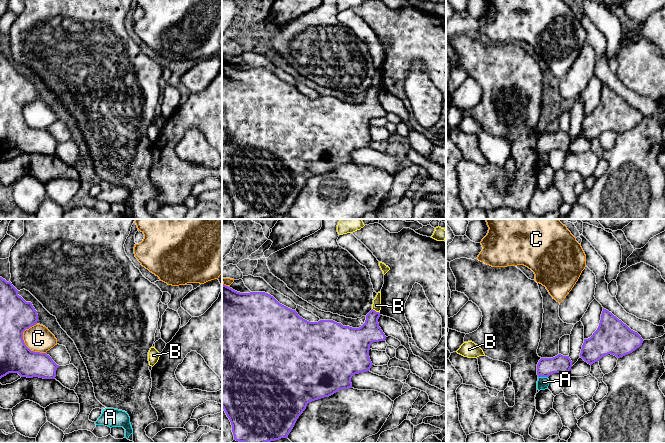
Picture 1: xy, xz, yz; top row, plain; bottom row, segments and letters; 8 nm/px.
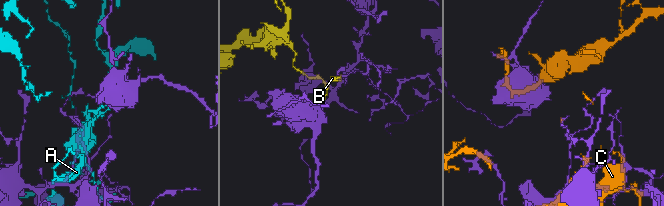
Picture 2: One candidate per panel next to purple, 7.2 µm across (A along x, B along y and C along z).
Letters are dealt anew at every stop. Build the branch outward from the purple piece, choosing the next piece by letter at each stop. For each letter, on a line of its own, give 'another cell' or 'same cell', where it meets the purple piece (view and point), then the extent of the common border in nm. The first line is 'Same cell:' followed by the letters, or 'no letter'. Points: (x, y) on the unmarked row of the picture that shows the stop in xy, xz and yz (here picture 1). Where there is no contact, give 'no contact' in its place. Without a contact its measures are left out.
Same cell: no letter
A: another cell; meets purple in yz at (543, 152); contact 80 nm long
B: another cell; meets purple in xz at (374, 86); contact 70 nm long
C: another cell; meets purple in xy at (26, 122); contact 260 nm long

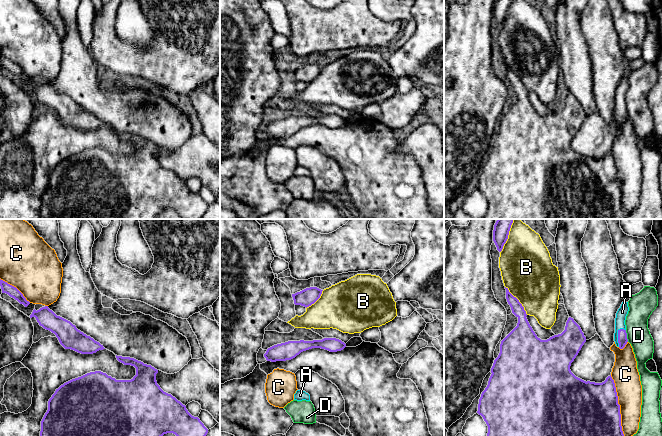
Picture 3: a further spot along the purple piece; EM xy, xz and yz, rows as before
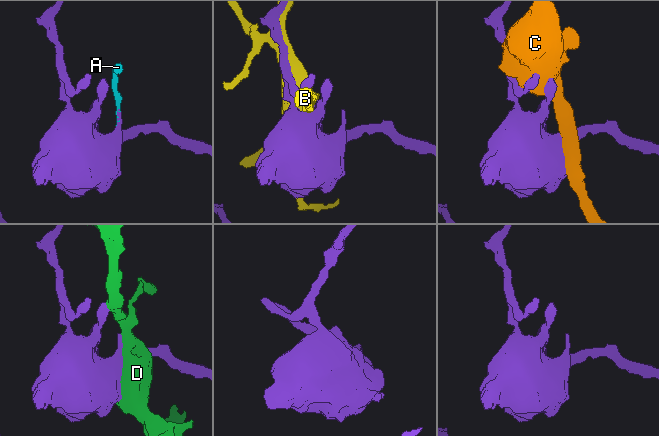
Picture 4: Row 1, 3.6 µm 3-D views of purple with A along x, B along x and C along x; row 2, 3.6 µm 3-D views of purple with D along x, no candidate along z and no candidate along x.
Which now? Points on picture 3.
Same cell: A
A: same cell; meets purple in yz at (618, 112); contact 160 nm long
B: another cell; meets purple in yz at (518, 76); contact 300 nm long
C: another cell; meets purple in yz at (619, 184); contact 550 nm long
D: another cell; meets purple in yz at (626, 112); contact 100 nm long

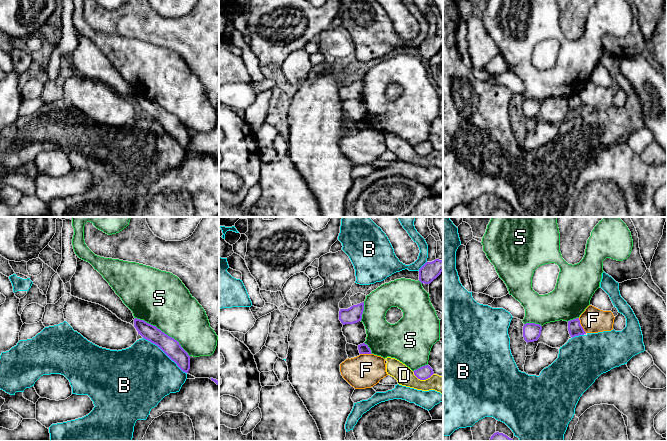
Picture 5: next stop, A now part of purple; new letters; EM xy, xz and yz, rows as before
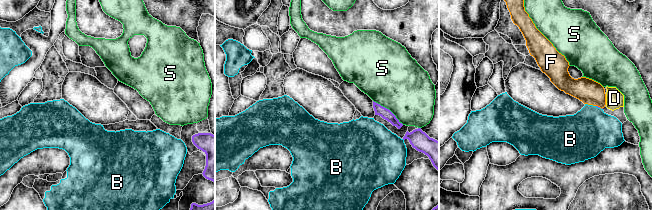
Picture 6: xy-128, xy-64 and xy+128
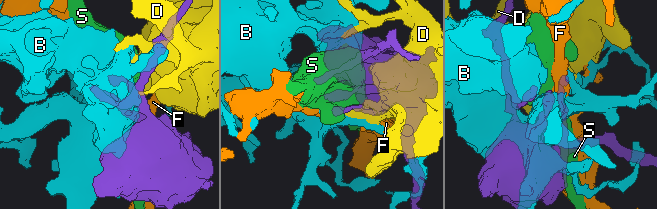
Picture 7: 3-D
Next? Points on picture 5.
Same cell: no letter
B: another cell; meets purple in xy at (165, 129); contact 460 nm long
D: another cell; meets purple in xz at (422, 155); contact 180 nm long
F: another cell; meets purple in yz at (580, 101); contact 140 nm long
S: another cell; meets purple in xy at (163, 108); contact 550 nm long

